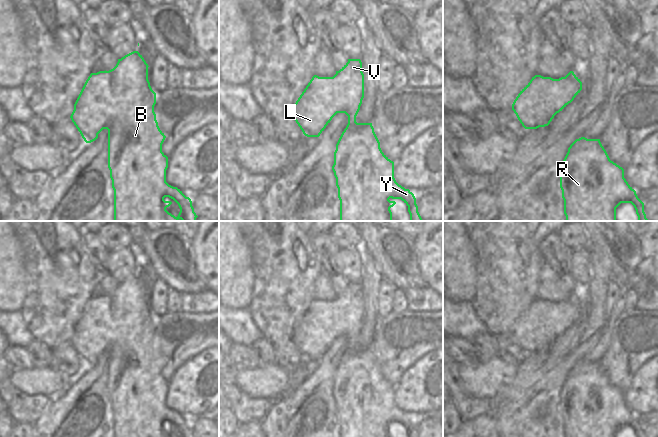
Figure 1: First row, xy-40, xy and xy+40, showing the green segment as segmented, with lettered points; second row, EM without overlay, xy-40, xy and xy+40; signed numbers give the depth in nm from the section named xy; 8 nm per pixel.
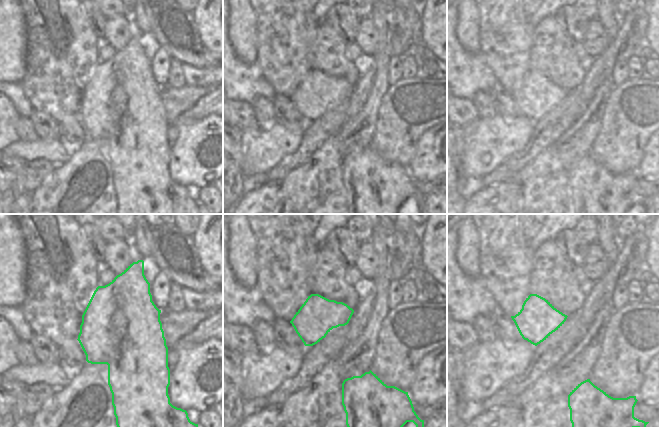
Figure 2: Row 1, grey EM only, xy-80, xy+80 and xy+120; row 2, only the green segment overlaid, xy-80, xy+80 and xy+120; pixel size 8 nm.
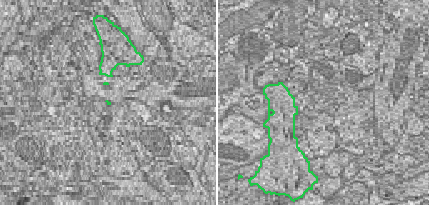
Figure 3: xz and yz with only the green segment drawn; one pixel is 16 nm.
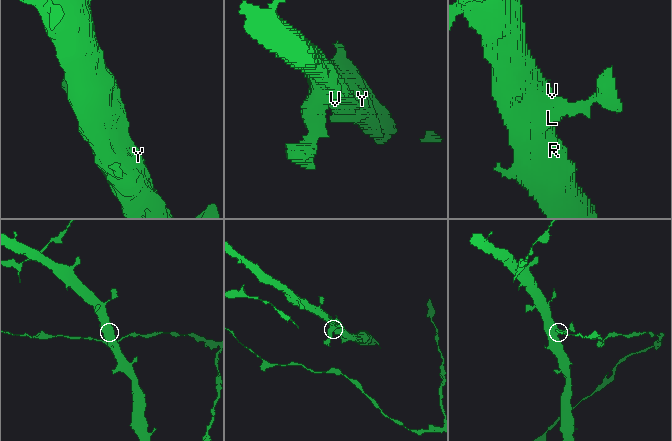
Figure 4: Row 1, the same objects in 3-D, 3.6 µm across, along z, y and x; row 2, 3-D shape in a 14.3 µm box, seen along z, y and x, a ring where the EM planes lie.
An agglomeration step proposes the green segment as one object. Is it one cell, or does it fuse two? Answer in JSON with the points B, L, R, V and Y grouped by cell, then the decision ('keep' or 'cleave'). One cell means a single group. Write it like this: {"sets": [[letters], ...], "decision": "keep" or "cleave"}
{"sets": [["B", "L", "R", "V", "Y"]], "decision": "keep"}

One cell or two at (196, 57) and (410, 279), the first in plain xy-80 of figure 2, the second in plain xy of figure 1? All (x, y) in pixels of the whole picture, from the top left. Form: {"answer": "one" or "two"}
{"answer": "one"}

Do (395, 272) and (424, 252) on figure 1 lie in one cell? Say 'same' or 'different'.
different

